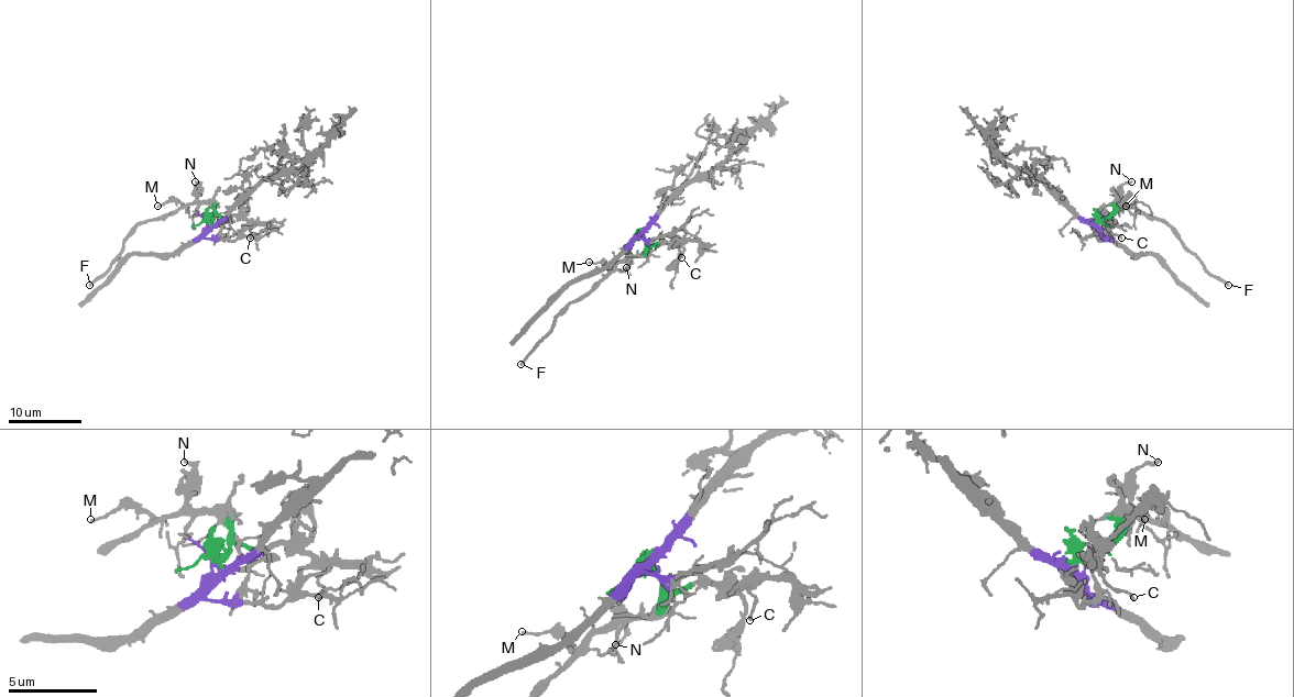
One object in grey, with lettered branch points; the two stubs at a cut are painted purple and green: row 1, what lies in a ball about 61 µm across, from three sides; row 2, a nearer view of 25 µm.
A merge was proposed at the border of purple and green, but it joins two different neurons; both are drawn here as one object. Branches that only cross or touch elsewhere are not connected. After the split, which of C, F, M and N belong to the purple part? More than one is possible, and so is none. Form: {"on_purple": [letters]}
{"on_purple": []}

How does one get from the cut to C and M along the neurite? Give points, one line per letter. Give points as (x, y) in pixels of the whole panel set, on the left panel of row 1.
C: (208, 223), (217, 214), (226, 218), (242, 216), (250, 238)
M: (208, 223), (214, 218), (214, 209), (206, 203), (181, 205), (173, 201), (156, 205)

